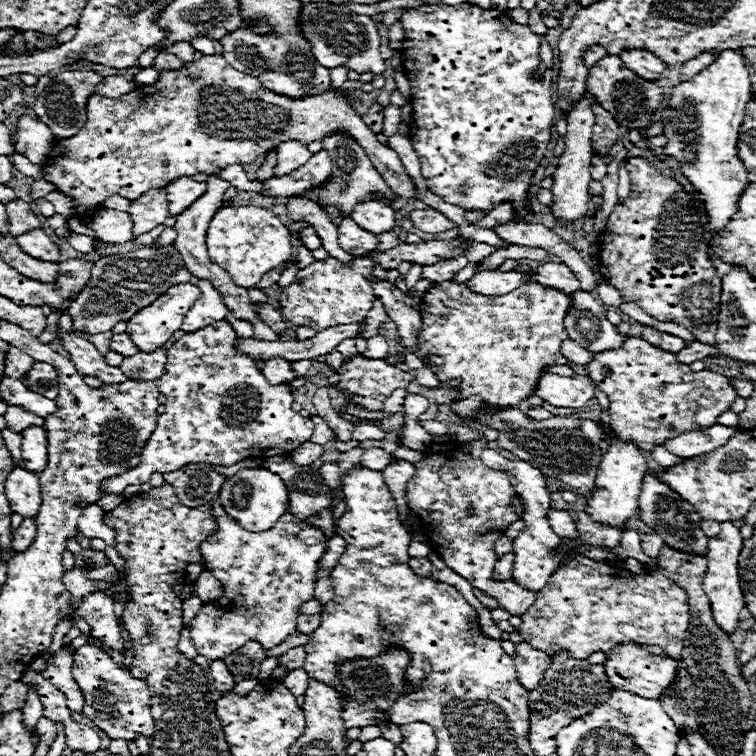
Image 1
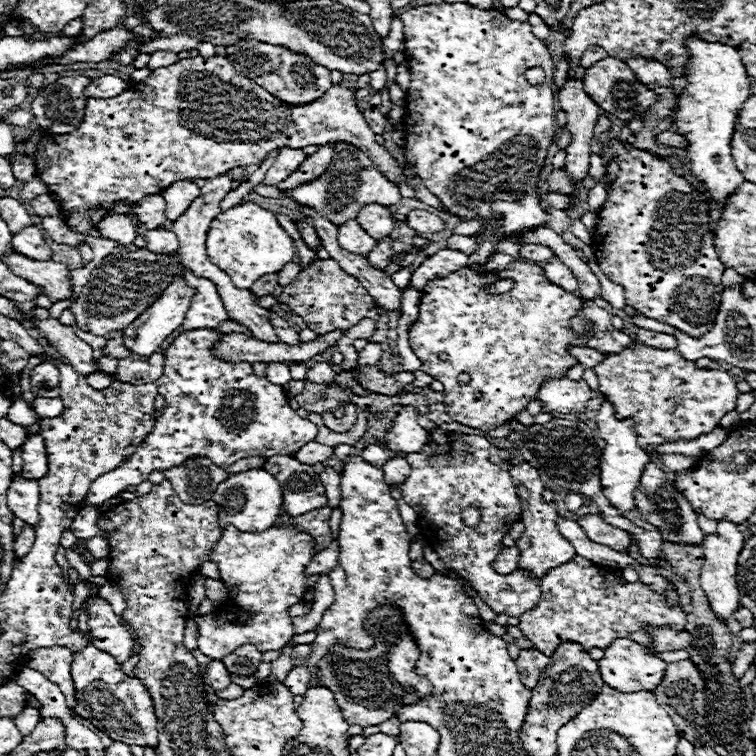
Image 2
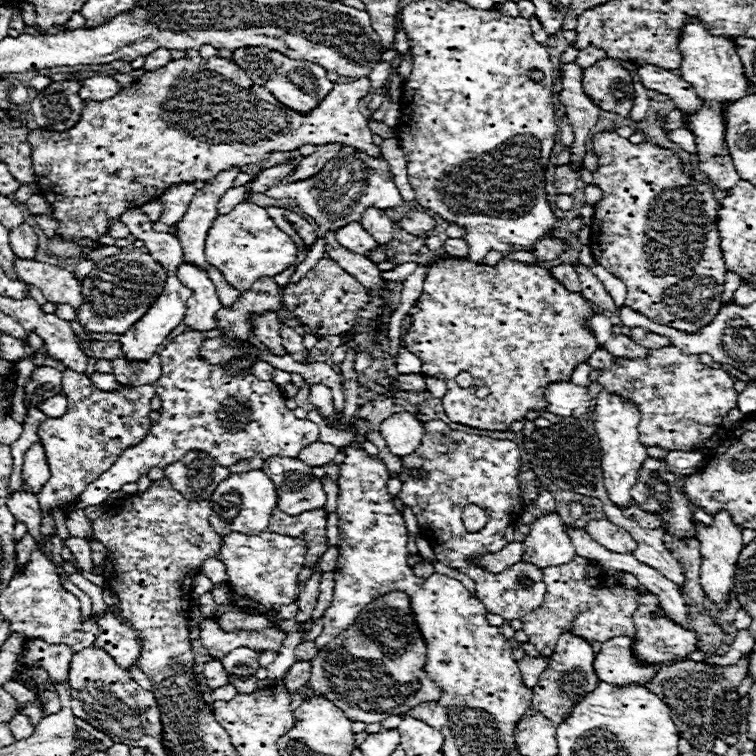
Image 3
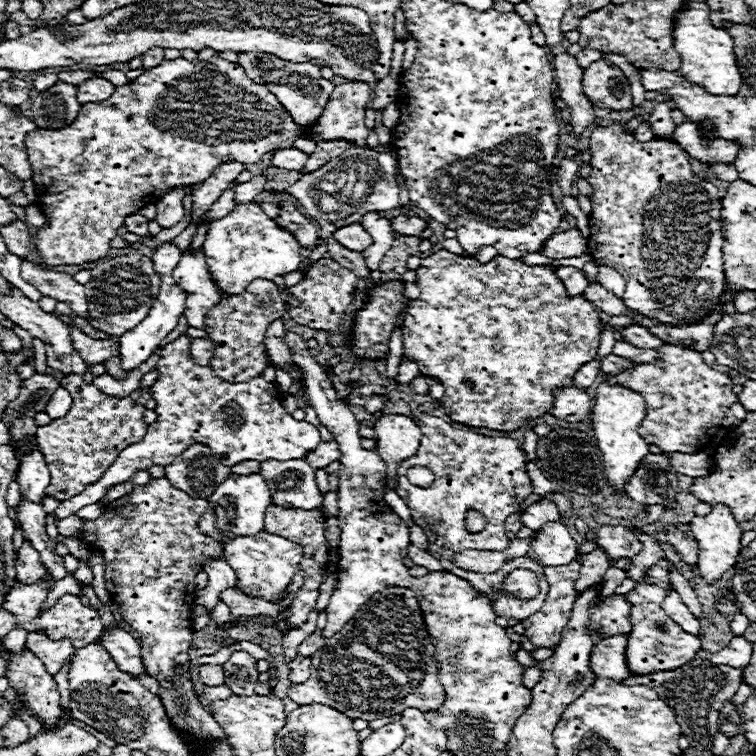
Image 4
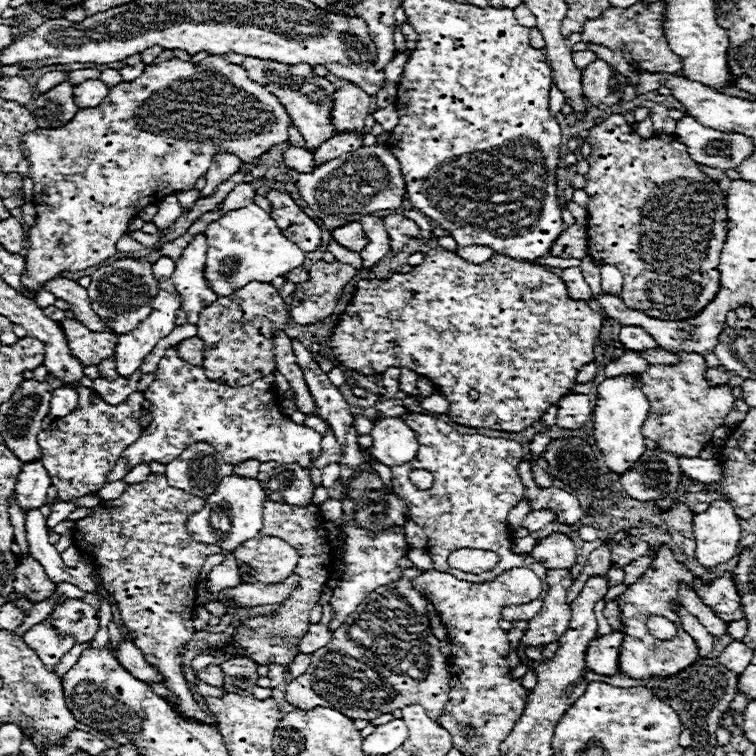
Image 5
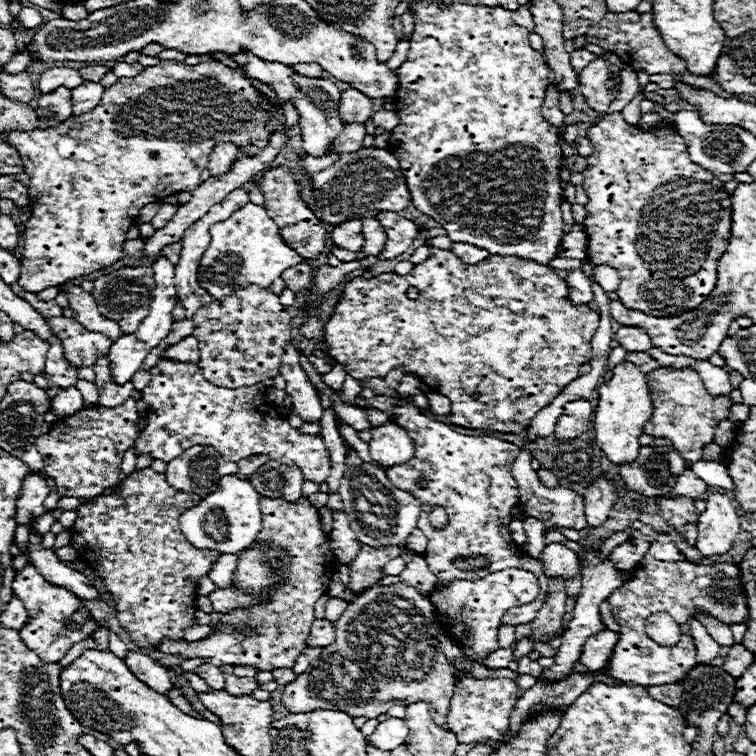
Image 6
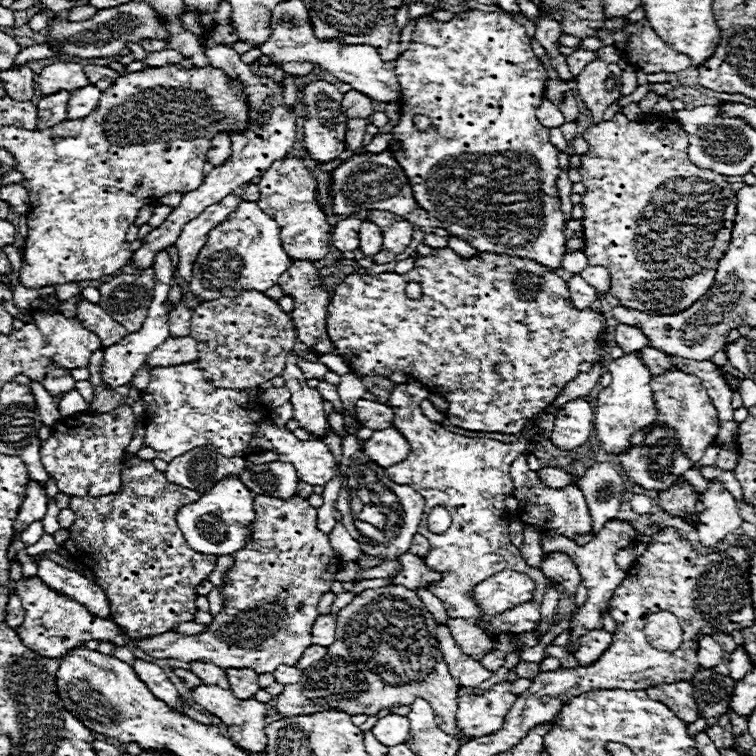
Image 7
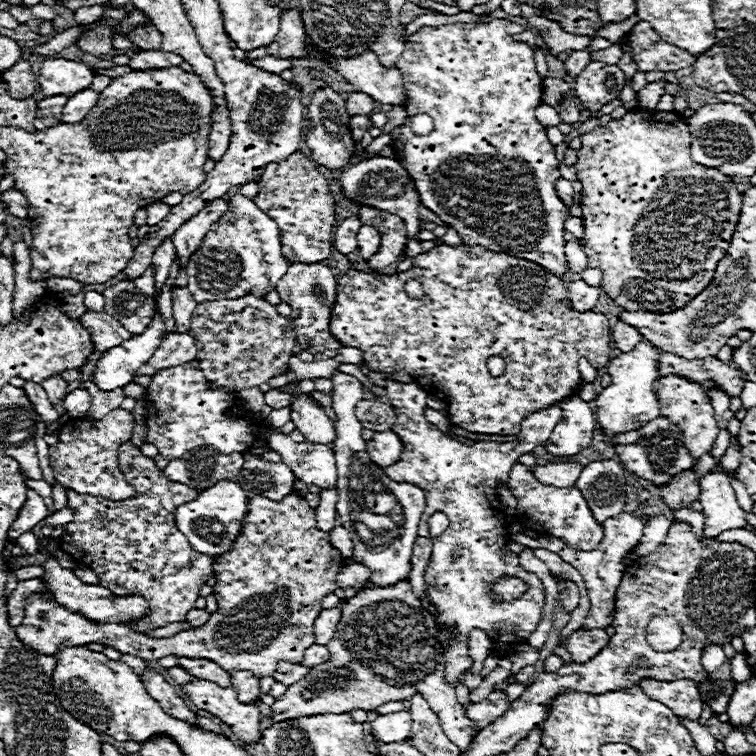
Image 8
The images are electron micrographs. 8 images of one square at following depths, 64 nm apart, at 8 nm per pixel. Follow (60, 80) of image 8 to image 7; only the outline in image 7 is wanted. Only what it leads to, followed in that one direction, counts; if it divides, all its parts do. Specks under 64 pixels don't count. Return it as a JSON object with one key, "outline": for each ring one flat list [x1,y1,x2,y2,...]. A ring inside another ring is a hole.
{"outline":[[58,62,58,64,50,64,46,66,38,78,38,88,42,94,52,94,58,90,76,90,82,86,88,86,88,78,82,72,80,64,68,64,68,62]]}

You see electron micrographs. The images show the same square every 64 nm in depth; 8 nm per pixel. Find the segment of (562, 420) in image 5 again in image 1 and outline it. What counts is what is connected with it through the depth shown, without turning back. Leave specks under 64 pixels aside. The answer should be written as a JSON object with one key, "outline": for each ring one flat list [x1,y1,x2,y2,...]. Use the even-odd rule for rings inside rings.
{"outline":[[542,374,538,380,538,388,534,392,544,402,562,408,582,408,588,400,594,398,592,380,580,374,574,376,558,376,558,374]]}

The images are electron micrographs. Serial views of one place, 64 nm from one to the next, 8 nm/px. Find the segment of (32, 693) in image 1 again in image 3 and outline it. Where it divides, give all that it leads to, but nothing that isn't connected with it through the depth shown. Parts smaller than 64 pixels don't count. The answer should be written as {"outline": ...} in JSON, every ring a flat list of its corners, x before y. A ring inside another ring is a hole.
{"outline":[[16,714,10,720,10,724,12,724,12,732,14,732,16,740,24,740,24,736,32,736,32,732,34,732,34,726,32,726,30,718,24,716,24,714]]}

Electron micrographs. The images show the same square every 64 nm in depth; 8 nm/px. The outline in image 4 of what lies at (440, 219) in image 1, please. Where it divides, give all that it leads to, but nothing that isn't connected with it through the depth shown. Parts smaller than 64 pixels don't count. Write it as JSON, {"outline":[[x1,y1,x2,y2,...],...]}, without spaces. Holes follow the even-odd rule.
{"outline":[[398,216,390,220,390,224,396,234,404,234,404,236,420,236,428,226,428,222,420,216]]}

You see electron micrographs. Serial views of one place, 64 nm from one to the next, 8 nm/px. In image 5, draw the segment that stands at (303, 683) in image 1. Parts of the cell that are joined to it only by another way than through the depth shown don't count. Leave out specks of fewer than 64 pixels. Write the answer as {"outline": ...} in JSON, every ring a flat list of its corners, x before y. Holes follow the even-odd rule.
{"outline":[[298,654,298,656,290,662,290,666,288,666,290,680,294,680,294,678,306,674,306,670,308,670,308,666,310,666,310,660,312,660,310,654]]}

